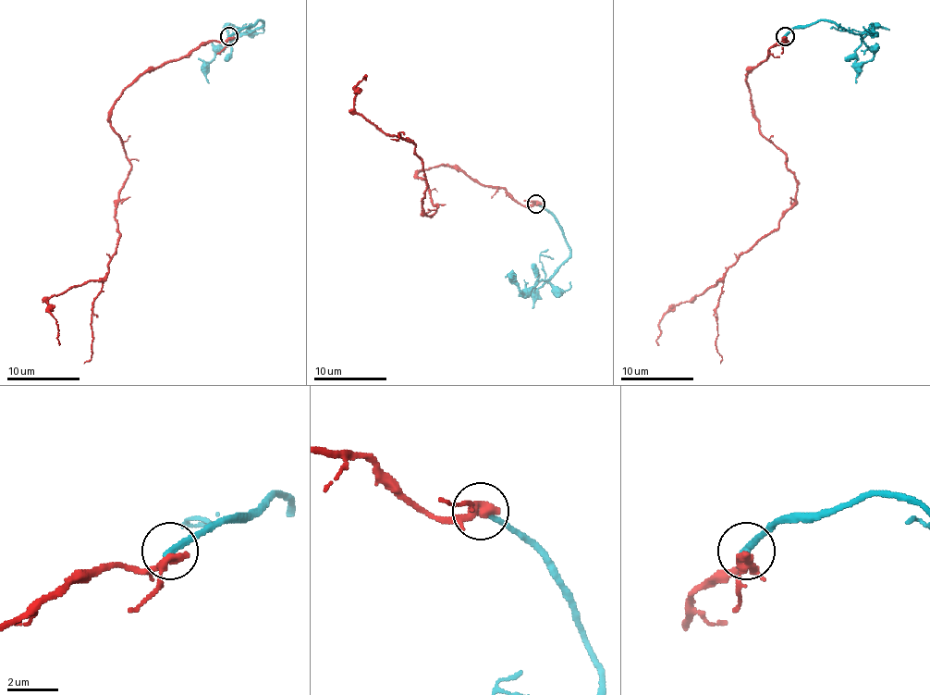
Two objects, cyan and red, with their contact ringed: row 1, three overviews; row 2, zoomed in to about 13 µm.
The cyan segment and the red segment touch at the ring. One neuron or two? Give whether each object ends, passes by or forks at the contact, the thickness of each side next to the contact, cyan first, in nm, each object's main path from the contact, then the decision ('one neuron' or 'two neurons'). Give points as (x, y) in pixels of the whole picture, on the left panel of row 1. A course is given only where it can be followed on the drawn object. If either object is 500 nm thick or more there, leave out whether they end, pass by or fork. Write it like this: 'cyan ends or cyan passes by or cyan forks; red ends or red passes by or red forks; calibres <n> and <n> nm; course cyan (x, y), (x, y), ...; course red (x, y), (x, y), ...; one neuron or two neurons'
cyan ends; red passes by; calibres 280 and 320 nm; course cyan (229, 37), (254, 22), (260, 20), (262, 24), (244, 33), (214, 56), (205, 68), (209, 82); course red (229, 37), (142, 73), (116, 100), (109, 122), (131, 169), (116, 251), (103, 279), (48, 300), (58, 345); two neurons

